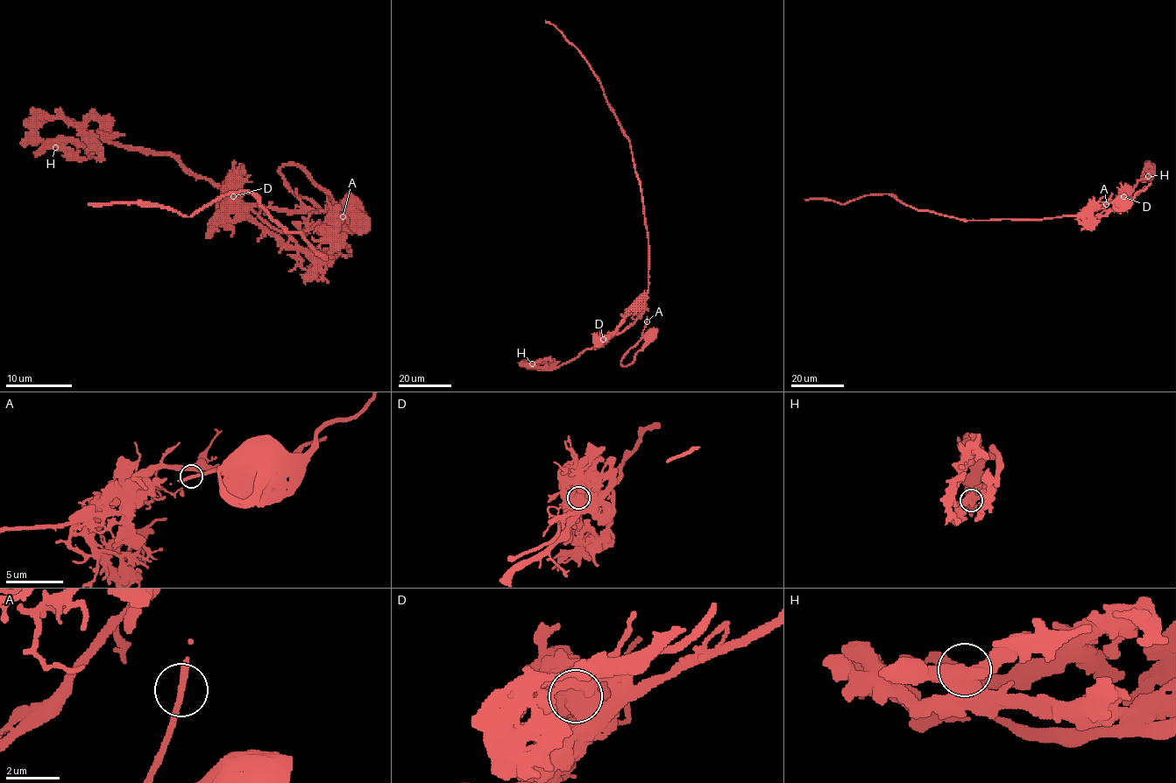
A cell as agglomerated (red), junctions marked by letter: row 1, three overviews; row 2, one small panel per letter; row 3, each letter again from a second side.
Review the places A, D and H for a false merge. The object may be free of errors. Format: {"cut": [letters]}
{"cut": ["D"]}

